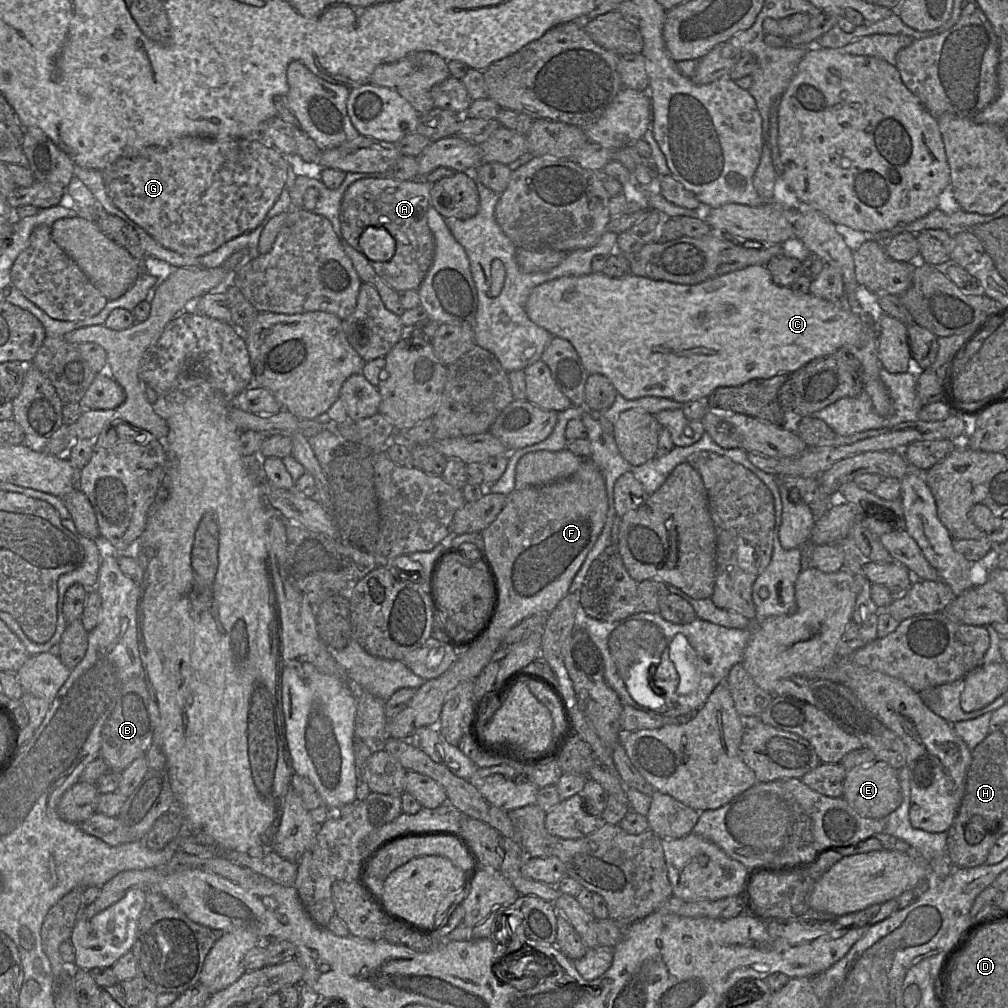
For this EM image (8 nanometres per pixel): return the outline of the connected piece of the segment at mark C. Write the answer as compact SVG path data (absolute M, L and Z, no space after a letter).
M763 265L748 266L694 285L658 281L633 274L621 278L611 278L601 272L583 276L564 276L535 287L526 301L525 311L533 323L547 330L553 337L569 341L586 371L589 374L607 377L617 393L627 400L651 396L671 399L682 404L695 400L705 401L719 387L736 387L753 379L769 379L779 374L791 374L810 361L830 355L841 347L852 345L860 348L865 344L865 322L859 314L854 313L844 303L831 302L810 292L797 294L790 287L779 286Z

